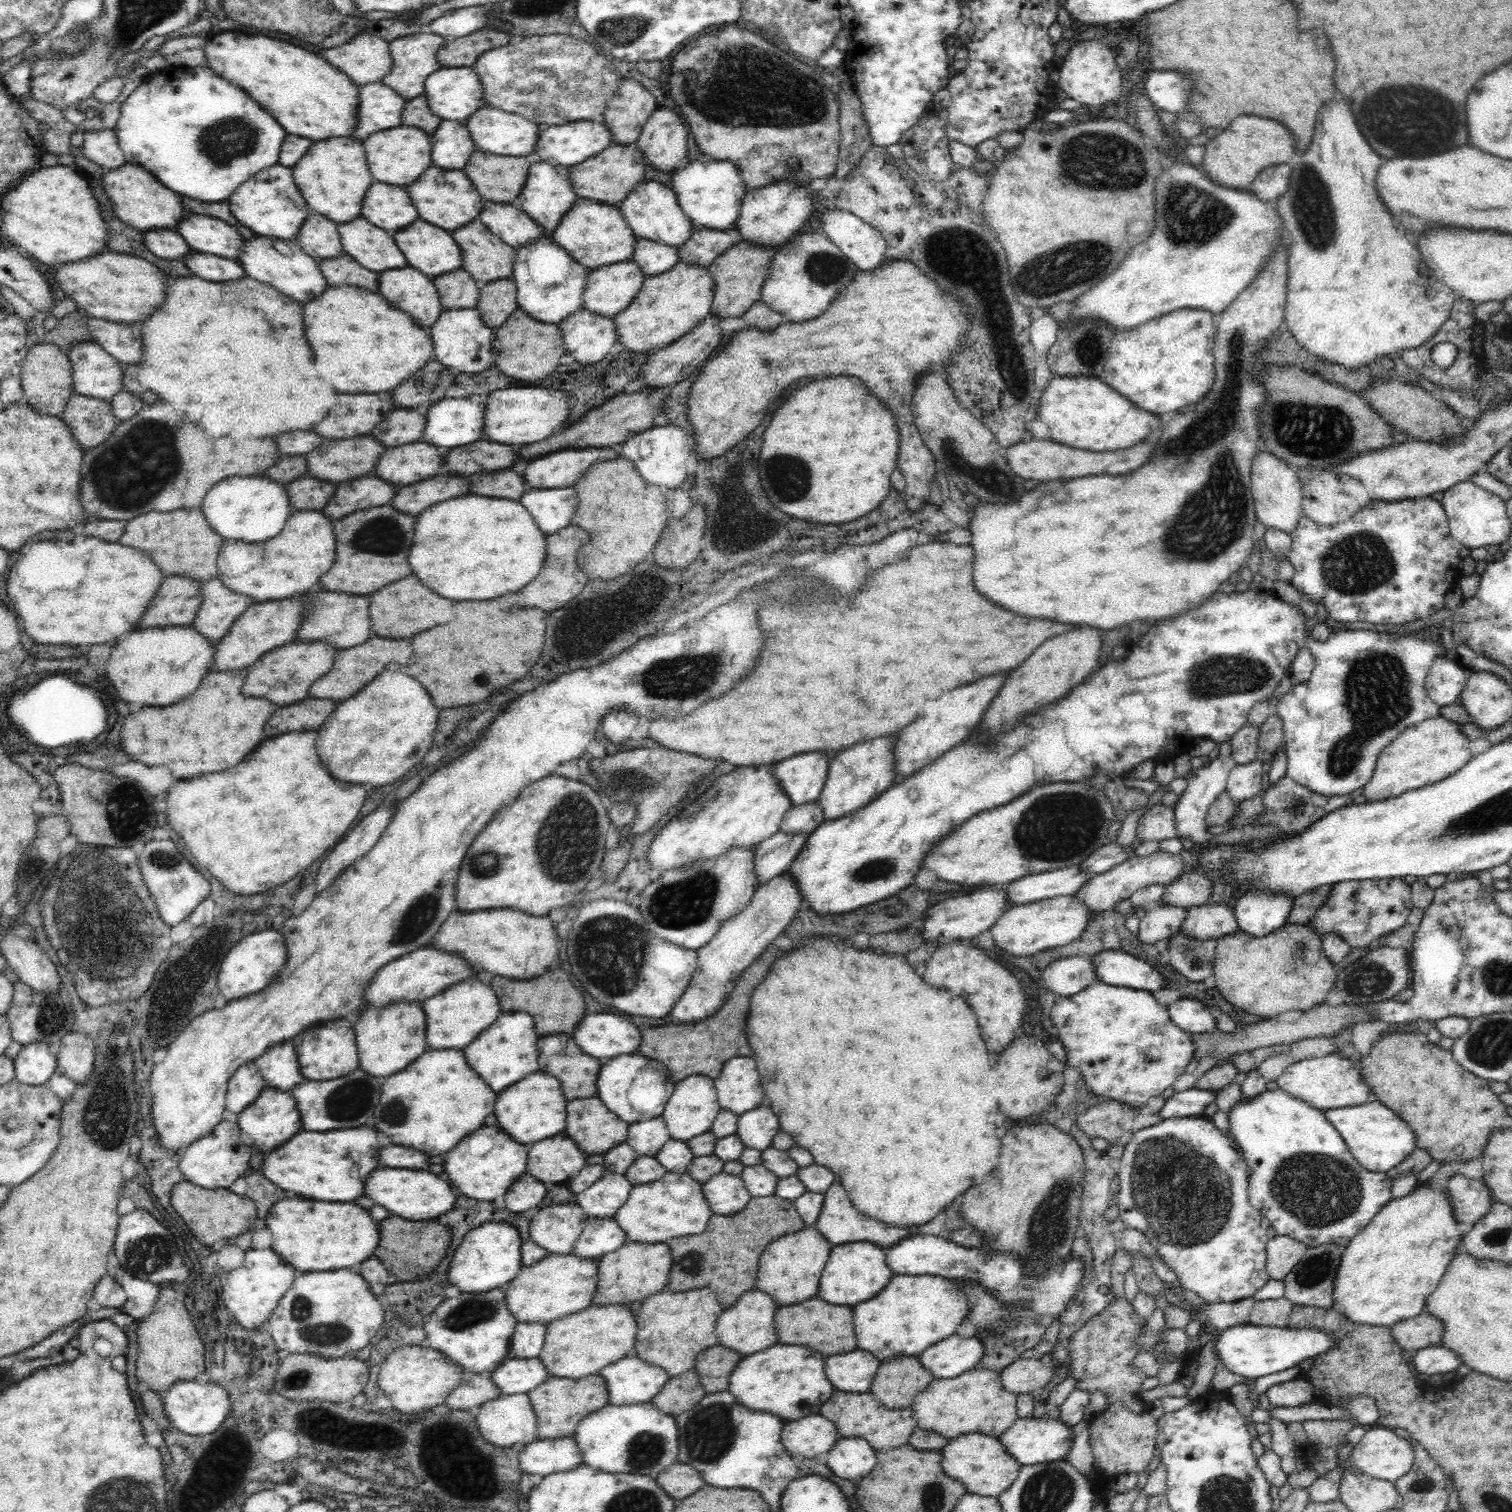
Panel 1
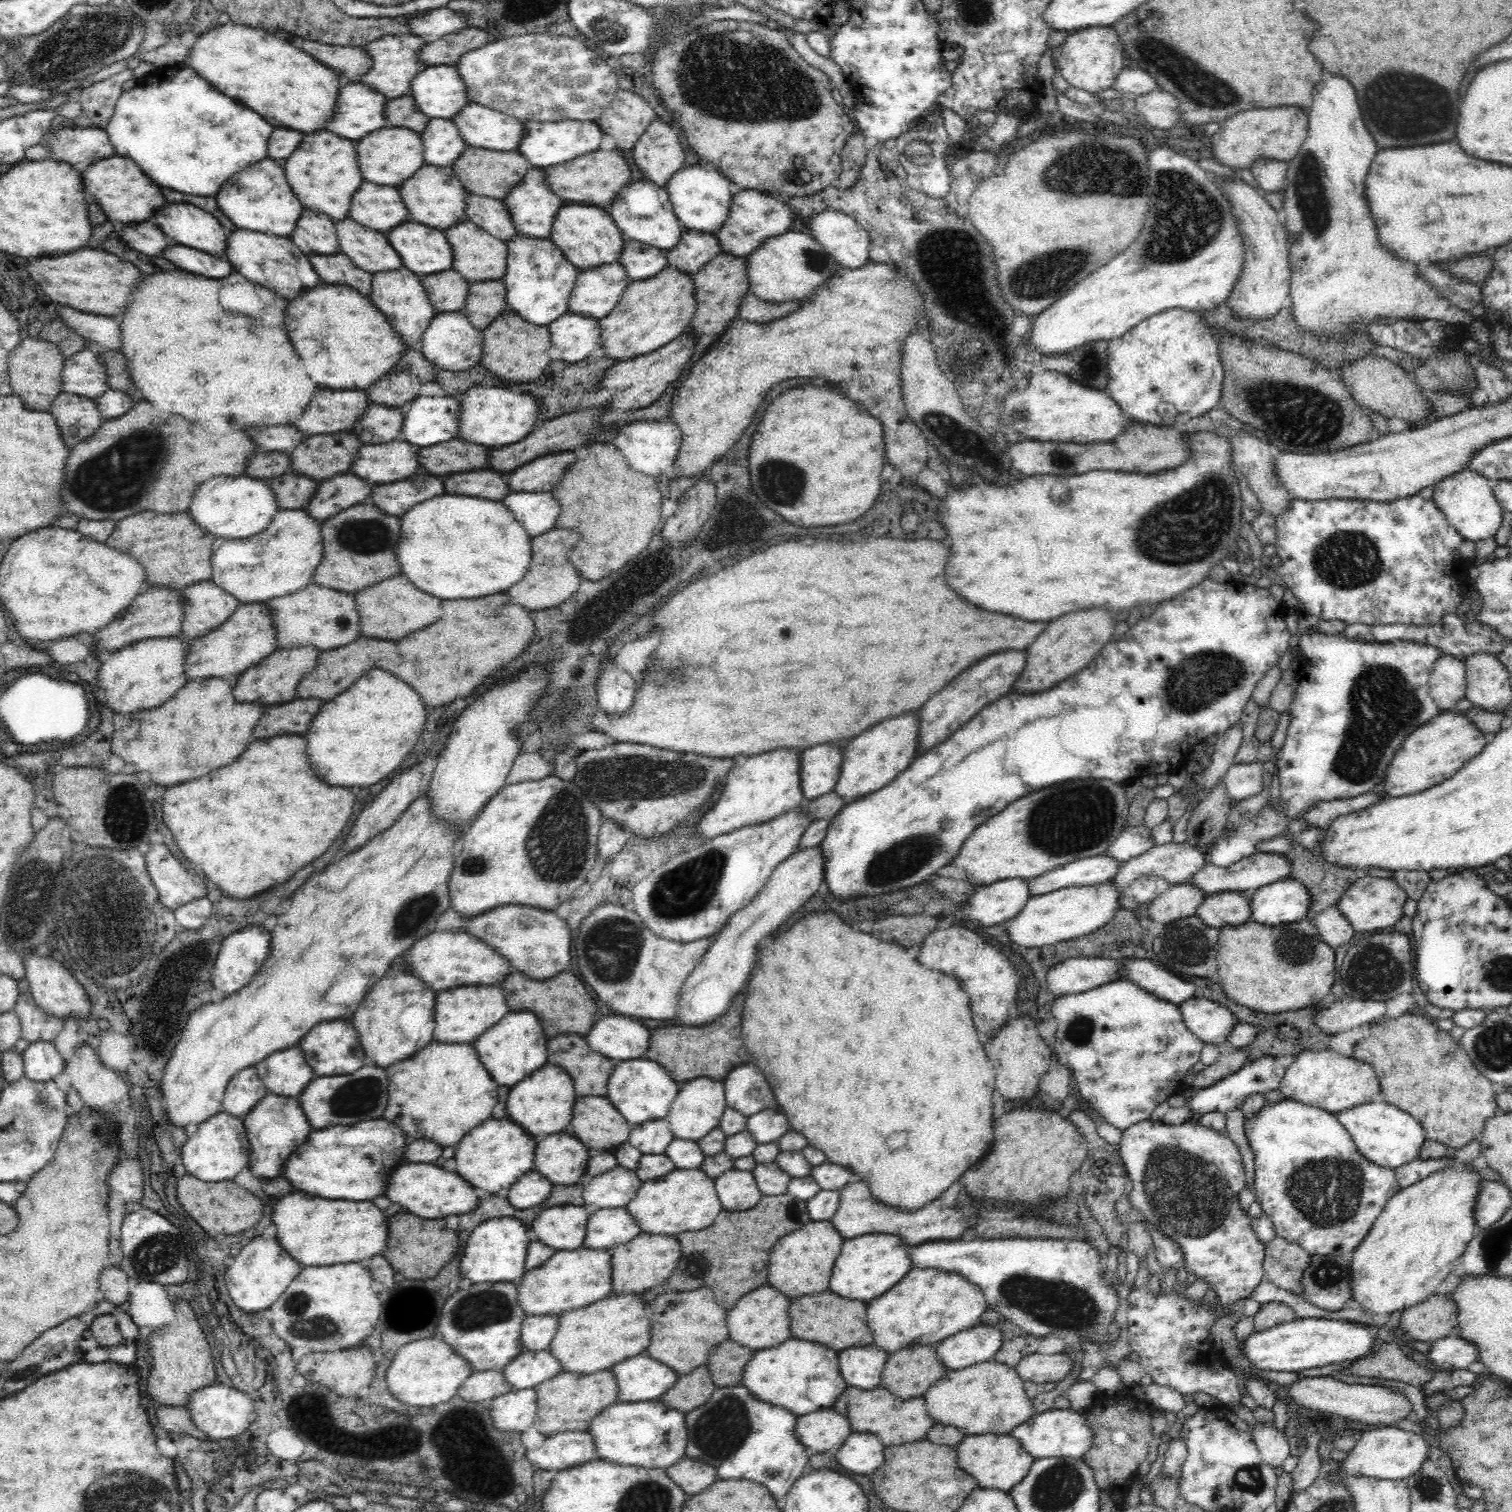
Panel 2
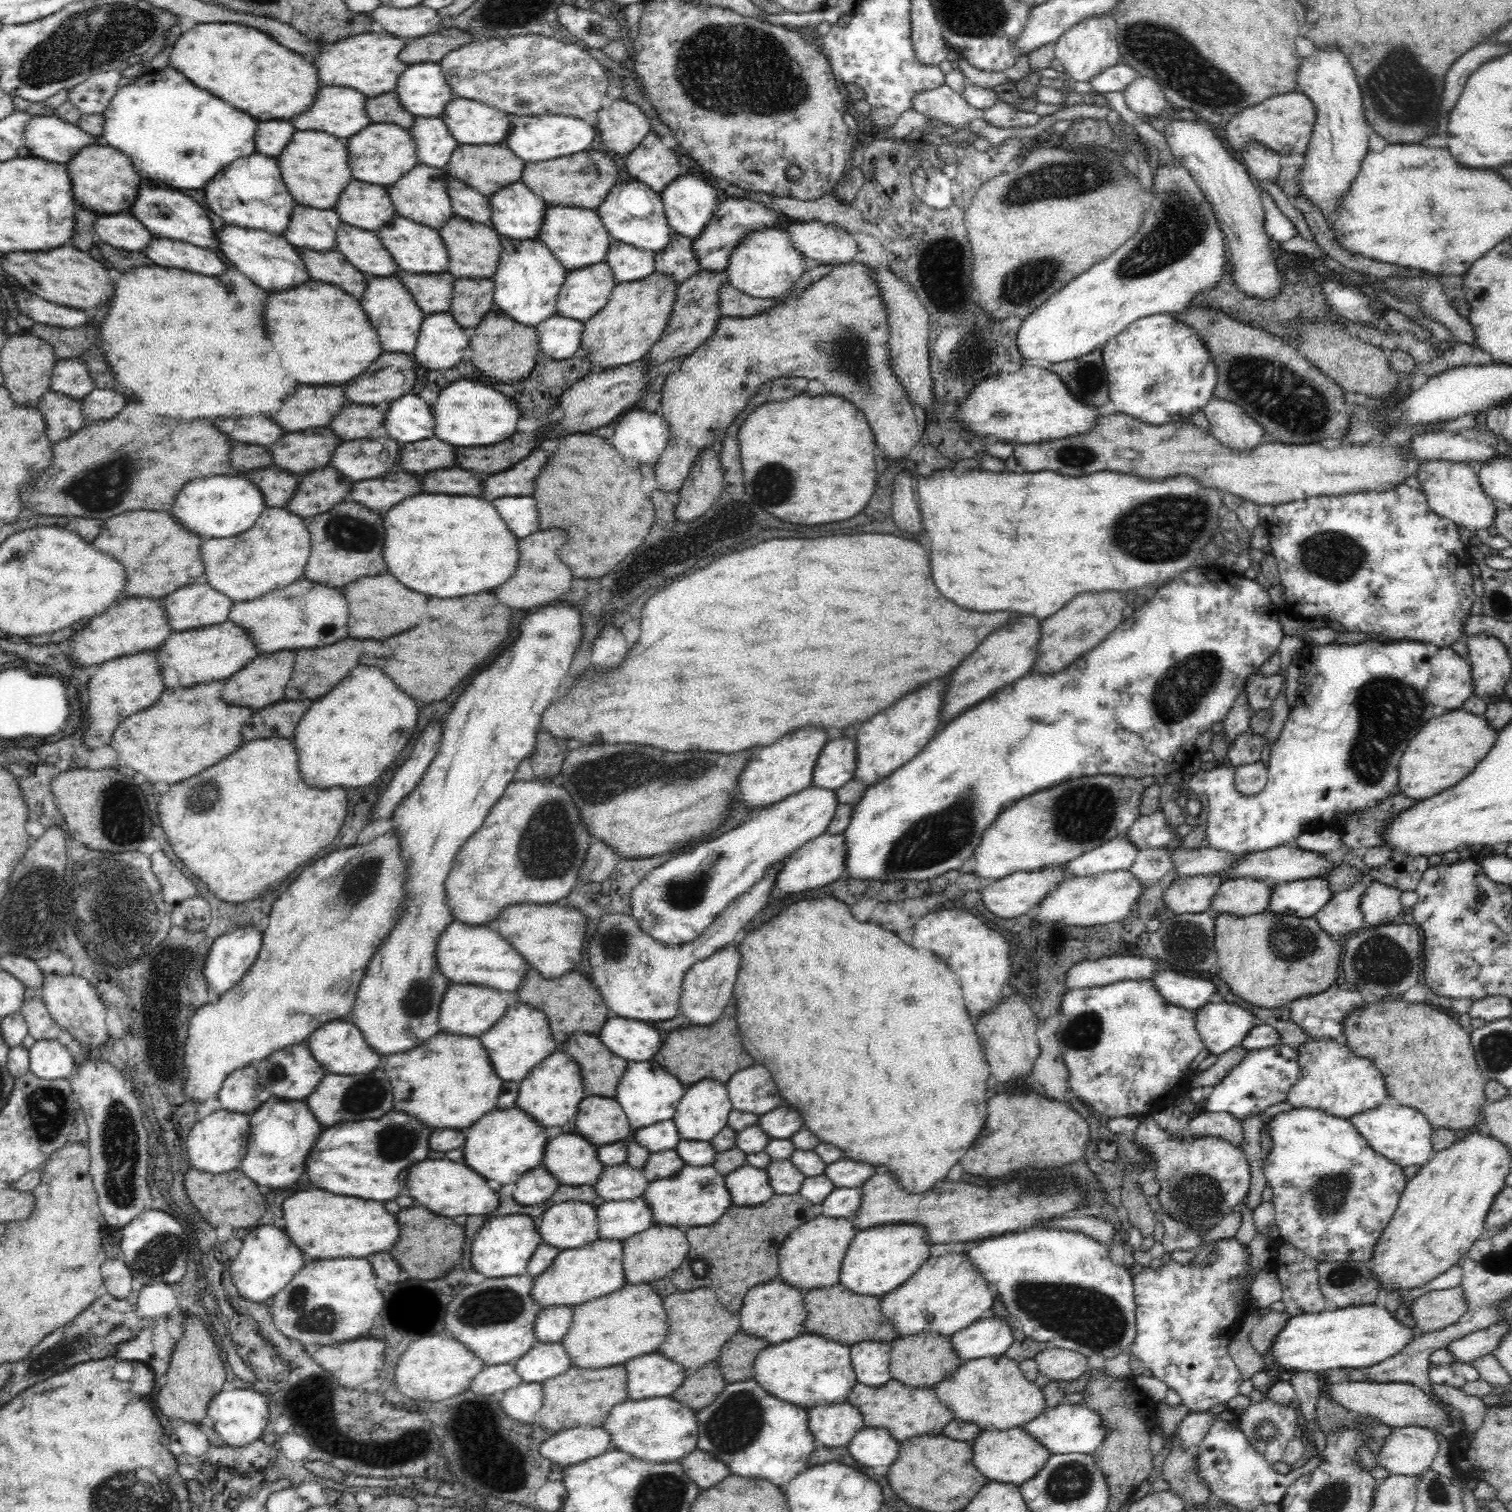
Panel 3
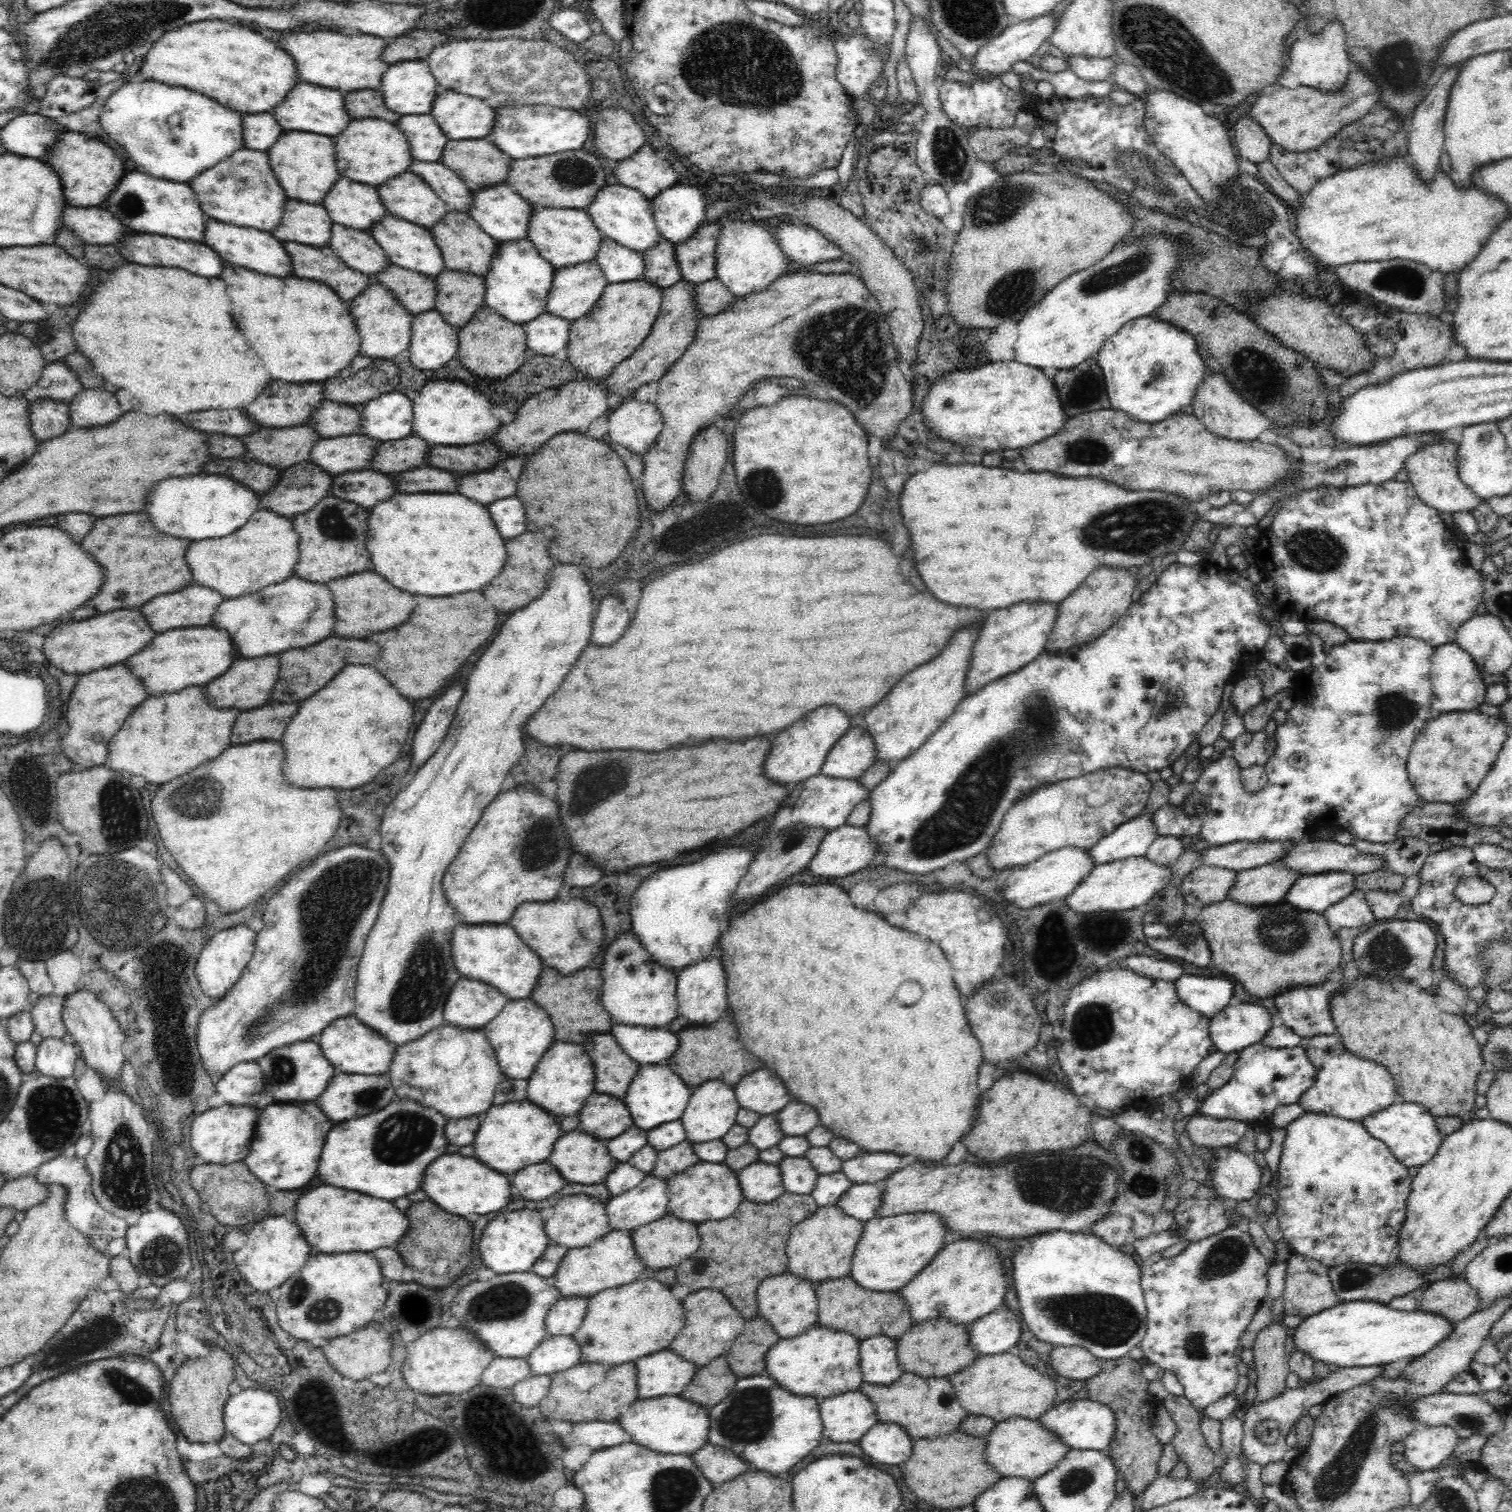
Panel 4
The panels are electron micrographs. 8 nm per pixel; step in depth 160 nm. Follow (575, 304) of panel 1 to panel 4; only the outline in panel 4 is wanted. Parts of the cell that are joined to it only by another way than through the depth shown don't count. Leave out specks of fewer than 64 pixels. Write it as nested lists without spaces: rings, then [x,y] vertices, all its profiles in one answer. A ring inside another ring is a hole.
[[[530,239],[499,241],[490,270],[485,276],[485,305],[514,324],[527,322],[547,313],[548,295],[556,268],[540,254]]]

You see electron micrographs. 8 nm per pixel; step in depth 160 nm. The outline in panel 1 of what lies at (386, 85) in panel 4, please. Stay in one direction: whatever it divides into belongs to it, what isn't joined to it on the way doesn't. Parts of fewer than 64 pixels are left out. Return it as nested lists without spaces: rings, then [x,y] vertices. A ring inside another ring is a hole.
[[[442,67],[442,70],[438,70],[426,79],[423,96],[428,99],[432,112],[443,120],[466,122],[478,109],[488,106],[483,84],[472,67]]]

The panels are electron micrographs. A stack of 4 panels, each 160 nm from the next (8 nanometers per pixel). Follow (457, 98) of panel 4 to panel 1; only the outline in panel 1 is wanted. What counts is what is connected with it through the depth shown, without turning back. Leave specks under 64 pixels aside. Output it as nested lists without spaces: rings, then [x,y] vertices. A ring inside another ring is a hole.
[[[489,105],[478,109],[468,118],[466,125],[477,150],[509,157],[526,157],[535,153],[539,132],[543,128],[520,114],[507,113]]]

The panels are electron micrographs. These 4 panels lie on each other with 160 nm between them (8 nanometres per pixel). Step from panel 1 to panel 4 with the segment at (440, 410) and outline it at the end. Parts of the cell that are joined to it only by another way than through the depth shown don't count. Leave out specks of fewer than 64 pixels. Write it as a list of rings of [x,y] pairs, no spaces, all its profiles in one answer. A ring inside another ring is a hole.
[[[400,390],[382,394],[362,405],[354,406],[360,411],[362,422],[359,434],[367,435],[381,443],[388,441],[399,441],[413,434],[413,402]]]

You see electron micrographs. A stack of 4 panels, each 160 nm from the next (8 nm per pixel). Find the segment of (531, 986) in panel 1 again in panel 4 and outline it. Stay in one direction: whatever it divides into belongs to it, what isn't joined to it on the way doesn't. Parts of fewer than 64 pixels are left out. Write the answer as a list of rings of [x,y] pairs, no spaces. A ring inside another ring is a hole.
[[[544,966],[540,972],[540,978],[532,990],[532,1000],[538,1002],[548,1014],[552,1016],[556,1040],[581,1044],[584,1038],[593,1034],[609,1033],[612,1028],[612,1020],[608,1012],[600,1004],[602,978],[598,970],[578,970],[570,976],[560,976],[556,970]]]

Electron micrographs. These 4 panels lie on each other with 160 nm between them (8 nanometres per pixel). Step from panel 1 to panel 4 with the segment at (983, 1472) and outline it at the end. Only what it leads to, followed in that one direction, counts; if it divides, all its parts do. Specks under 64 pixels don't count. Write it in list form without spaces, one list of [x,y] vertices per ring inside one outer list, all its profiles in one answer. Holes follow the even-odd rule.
[[[1012,1417],[1004,1422],[995,1423],[986,1440],[986,1463],[1004,1478],[1016,1477],[1034,1481],[1053,1470],[1060,1458],[1064,1458],[1064,1454],[1069,1451],[1068,1446],[1056,1438],[1054,1433],[1044,1429],[1038,1421],[1022,1417]]]

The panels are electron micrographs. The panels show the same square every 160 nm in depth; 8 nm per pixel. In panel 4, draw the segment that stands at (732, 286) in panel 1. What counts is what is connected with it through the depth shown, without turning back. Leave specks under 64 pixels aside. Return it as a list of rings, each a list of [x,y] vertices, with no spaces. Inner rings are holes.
[[[680,279],[674,286],[663,289],[661,310],[652,332],[636,349],[630,358],[623,360],[603,379],[603,385],[609,394],[622,394],[628,390],[636,390],[643,384],[662,378],[666,371],[680,358],[695,337],[697,322],[702,318],[695,303],[695,290],[698,284]]]

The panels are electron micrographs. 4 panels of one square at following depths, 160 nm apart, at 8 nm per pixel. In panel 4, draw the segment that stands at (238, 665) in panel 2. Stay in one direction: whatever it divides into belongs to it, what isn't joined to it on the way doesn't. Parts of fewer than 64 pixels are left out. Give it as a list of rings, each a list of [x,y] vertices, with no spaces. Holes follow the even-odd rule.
[[[212,624],[167,630],[158,633],[144,650],[124,663],[144,682],[150,696],[172,694],[186,686],[202,686],[222,676],[234,664],[238,654],[230,638],[227,630]]]

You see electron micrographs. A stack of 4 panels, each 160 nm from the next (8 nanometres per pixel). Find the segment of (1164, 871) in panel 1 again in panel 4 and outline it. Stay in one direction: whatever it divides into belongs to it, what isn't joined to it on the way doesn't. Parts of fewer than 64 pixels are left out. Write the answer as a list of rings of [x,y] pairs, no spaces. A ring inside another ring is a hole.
[[[1244,841],[1208,847],[1199,856],[1199,866],[1213,866],[1237,873],[1241,870],[1250,870],[1257,866],[1276,863],[1293,845],[1278,841]]]

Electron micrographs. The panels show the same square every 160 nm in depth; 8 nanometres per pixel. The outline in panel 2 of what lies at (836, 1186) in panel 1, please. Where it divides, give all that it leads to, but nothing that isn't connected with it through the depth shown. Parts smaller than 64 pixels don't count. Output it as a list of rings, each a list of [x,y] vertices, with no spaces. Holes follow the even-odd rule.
[[[852,1179],[838,1190],[838,1206],[830,1223],[834,1225],[844,1240],[861,1237],[865,1234],[888,1234],[900,1238],[907,1247],[934,1240],[956,1240],[967,1237],[968,1219],[958,1209],[942,1207],[936,1199],[920,1210],[910,1213],[904,1209],[894,1209],[876,1201],[864,1181]]]

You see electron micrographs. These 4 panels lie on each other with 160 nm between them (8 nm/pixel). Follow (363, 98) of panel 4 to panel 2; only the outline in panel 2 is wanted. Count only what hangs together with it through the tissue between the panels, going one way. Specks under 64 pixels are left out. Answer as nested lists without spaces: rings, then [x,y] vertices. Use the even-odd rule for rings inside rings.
[[[411,95],[389,100],[385,118],[390,127],[409,128],[420,134],[431,119],[420,112],[416,99]]]

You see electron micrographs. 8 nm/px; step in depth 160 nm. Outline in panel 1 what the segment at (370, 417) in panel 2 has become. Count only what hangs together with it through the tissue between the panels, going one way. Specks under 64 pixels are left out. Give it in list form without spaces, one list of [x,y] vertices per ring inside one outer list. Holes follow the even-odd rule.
[[[394,409],[371,432],[376,440],[384,446],[396,448],[406,443],[414,444],[423,440],[423,432],[426,426],[425,414],[414,409]]]

